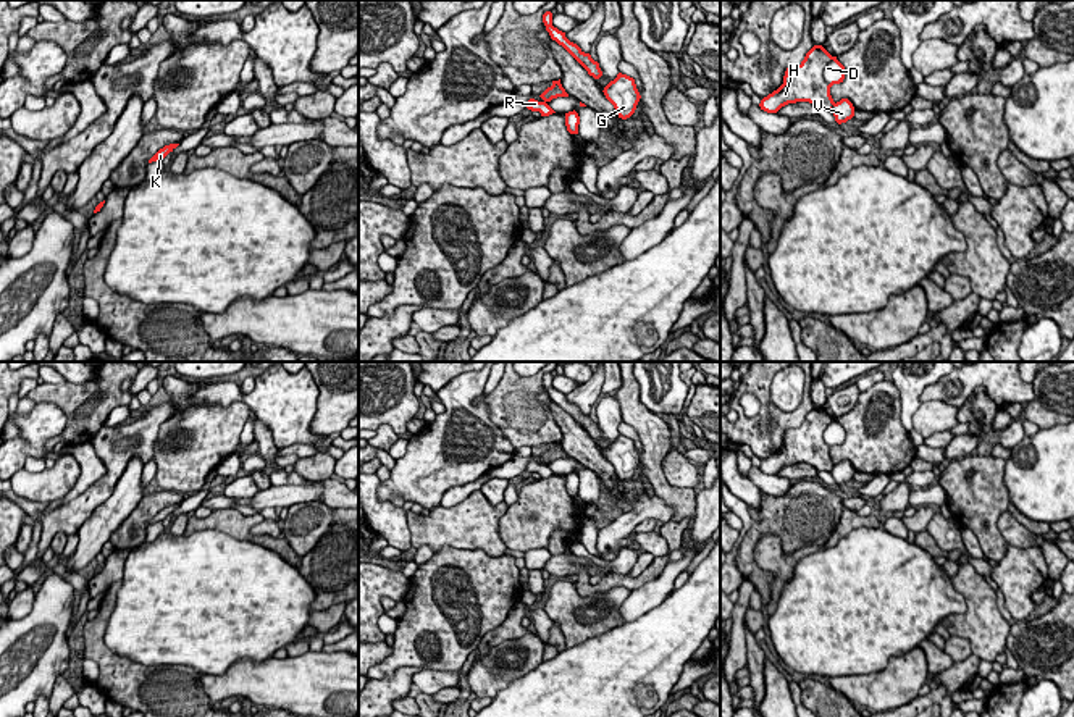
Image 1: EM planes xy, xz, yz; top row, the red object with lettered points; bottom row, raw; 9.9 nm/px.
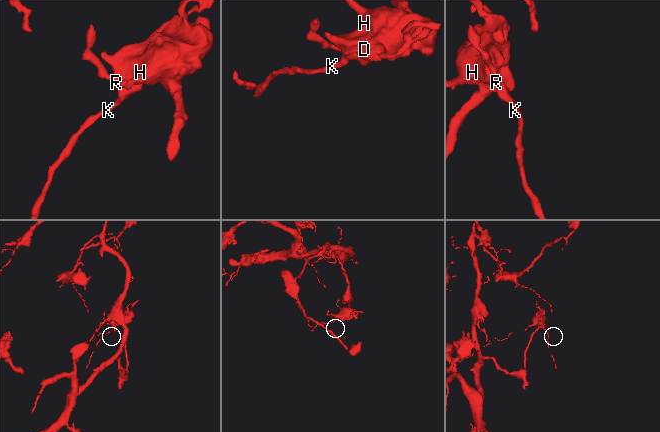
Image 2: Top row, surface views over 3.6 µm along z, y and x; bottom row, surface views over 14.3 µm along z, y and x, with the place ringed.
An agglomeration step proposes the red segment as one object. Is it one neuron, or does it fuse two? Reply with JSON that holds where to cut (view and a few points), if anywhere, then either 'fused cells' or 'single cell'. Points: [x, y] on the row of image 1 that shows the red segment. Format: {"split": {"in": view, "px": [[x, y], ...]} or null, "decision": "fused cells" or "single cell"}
{"split": null, "decision": "single cell"}

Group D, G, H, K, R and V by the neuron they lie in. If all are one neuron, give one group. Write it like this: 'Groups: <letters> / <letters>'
Groups: D G H K R V

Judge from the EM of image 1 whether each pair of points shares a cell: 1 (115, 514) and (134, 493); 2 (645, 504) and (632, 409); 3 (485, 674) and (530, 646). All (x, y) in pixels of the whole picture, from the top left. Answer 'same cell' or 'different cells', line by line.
1: same cell
2: different cells
3: same cell

